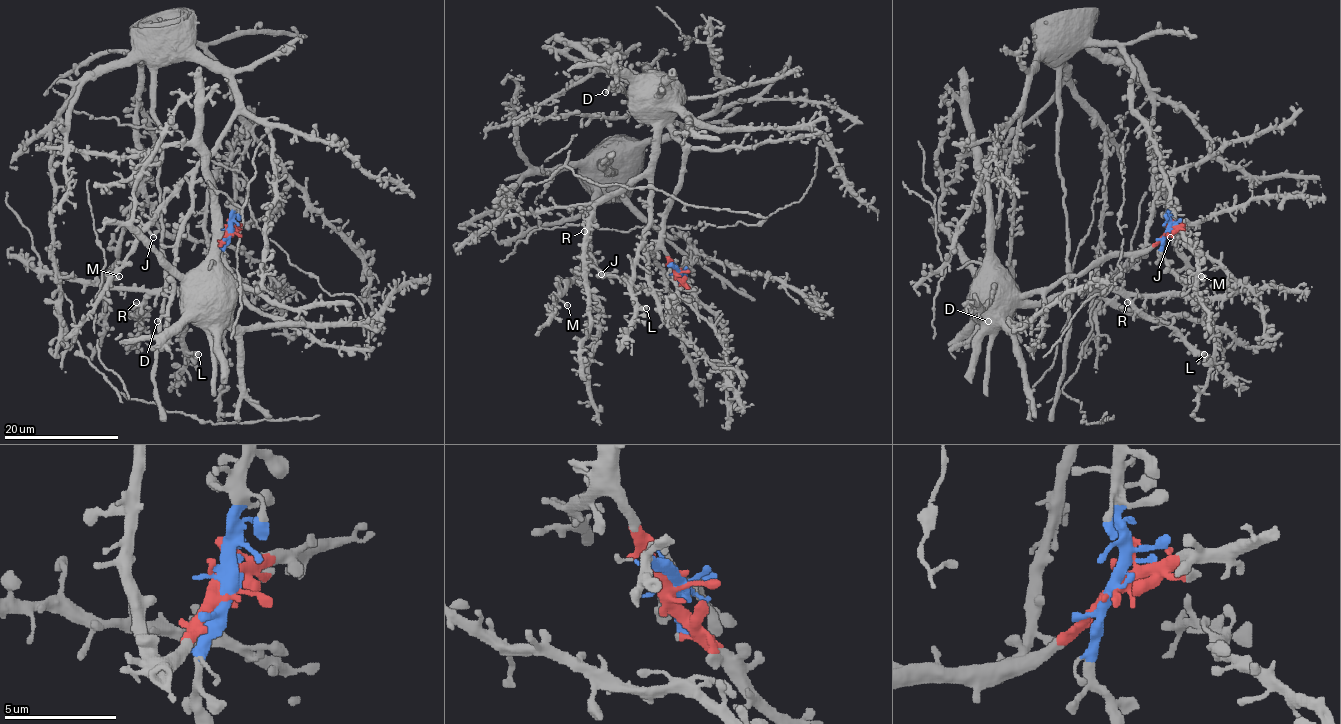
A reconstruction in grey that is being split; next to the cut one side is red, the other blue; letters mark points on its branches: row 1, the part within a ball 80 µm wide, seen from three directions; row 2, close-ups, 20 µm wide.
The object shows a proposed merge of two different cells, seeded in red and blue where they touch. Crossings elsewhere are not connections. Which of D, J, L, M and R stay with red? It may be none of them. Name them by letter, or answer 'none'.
L, R

